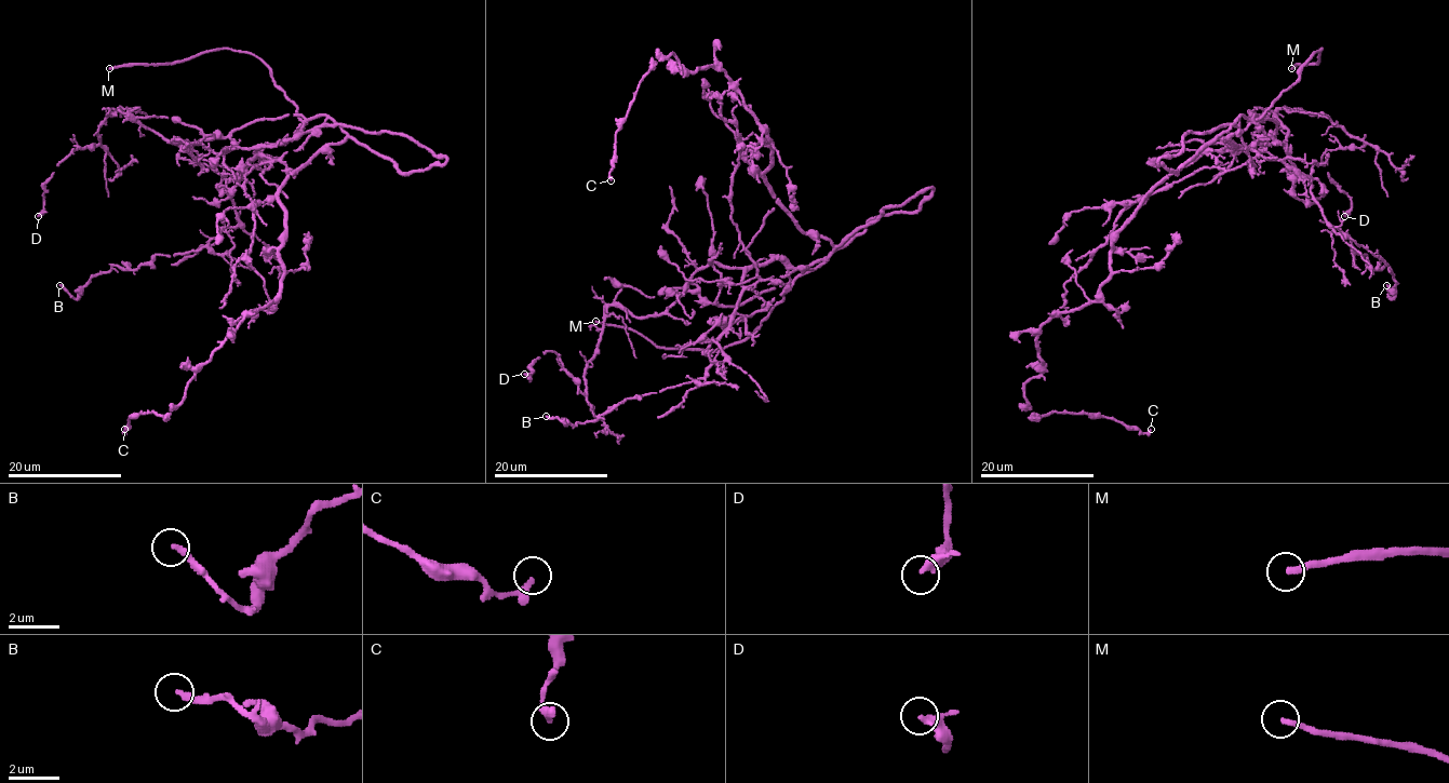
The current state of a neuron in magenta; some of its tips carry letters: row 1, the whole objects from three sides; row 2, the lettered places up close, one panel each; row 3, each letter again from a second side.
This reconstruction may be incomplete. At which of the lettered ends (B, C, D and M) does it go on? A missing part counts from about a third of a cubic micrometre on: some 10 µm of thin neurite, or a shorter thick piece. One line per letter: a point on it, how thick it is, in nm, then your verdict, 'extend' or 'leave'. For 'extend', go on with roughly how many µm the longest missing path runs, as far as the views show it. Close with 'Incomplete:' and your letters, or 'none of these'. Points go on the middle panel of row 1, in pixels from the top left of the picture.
B: at (546, 416); 240 nm thick; leave
C: at (611, 180); 280 nm thick; leave
D: at (524, 374); 240 nm thick; leave
M: at (595, 321); 240 nm thick; extend; about 40 µm are missing
Incomplete: M

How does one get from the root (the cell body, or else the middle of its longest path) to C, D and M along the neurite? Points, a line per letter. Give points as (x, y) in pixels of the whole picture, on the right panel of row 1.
C: (1176, 180), (1127, 205), (1143, 200), (1111, 277), (1041, 327), (1042, 372), (1025, 385), (1031, 413), (1151, 429)
D: (1176, 180), (1284, 143), (1275, 115), (1300, 108), (1364, 143), (1322, 158), (1344, 216)
M: (1176, 180), (1203, 169), (1247, 164), (1257, 153), (1230, 137), (1257, 120), (1322, 49), (1317, 63), (1291, 68)

